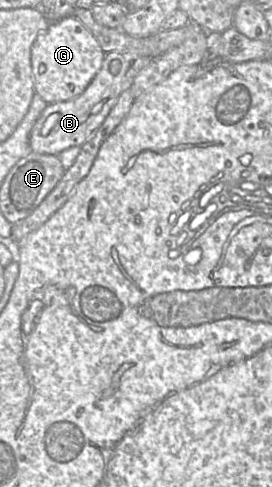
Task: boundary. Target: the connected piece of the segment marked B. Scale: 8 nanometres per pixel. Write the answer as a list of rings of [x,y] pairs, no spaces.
[[[130,52],[105,53],[101,69],[81,95],[68,101],[48,104],[43,110],[30,132],[32,152],[58,155],[70,147],[82,146],[102,125],[119,96],[131,88],[137,74],[153,58]]]

